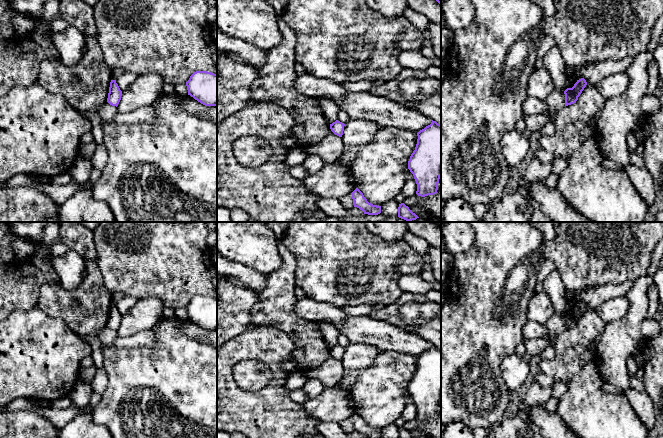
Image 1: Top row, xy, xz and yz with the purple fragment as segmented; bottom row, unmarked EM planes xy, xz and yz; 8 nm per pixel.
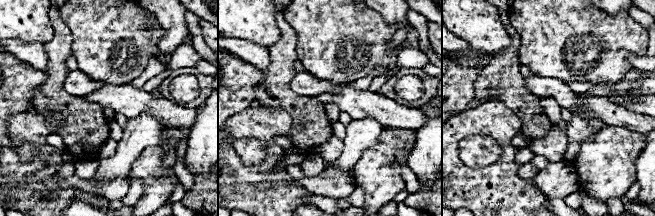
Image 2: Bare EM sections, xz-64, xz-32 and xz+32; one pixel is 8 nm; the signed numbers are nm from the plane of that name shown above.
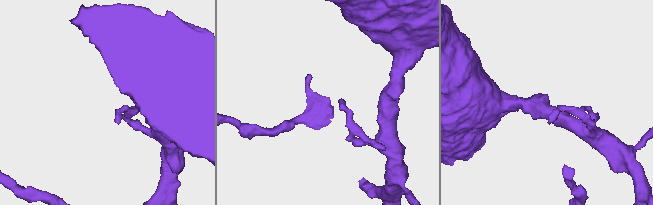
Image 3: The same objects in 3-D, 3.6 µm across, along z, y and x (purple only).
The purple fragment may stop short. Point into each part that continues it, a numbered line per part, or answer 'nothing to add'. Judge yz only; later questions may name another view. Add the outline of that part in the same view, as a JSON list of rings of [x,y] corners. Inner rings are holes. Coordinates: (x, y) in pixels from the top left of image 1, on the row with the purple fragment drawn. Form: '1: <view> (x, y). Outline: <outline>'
nothing to add

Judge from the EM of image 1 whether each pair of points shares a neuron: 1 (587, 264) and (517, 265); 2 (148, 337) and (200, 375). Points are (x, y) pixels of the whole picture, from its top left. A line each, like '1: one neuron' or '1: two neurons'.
1: two neurons
2: two neurons

